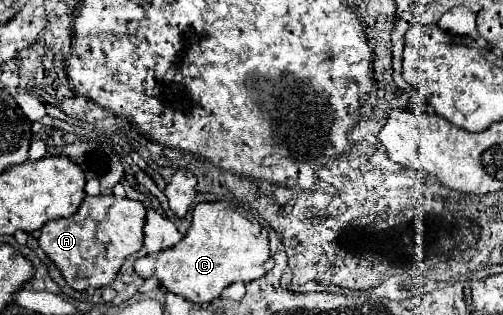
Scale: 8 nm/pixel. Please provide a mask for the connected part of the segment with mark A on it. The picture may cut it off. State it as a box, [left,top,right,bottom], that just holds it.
[39,194,145,290]

